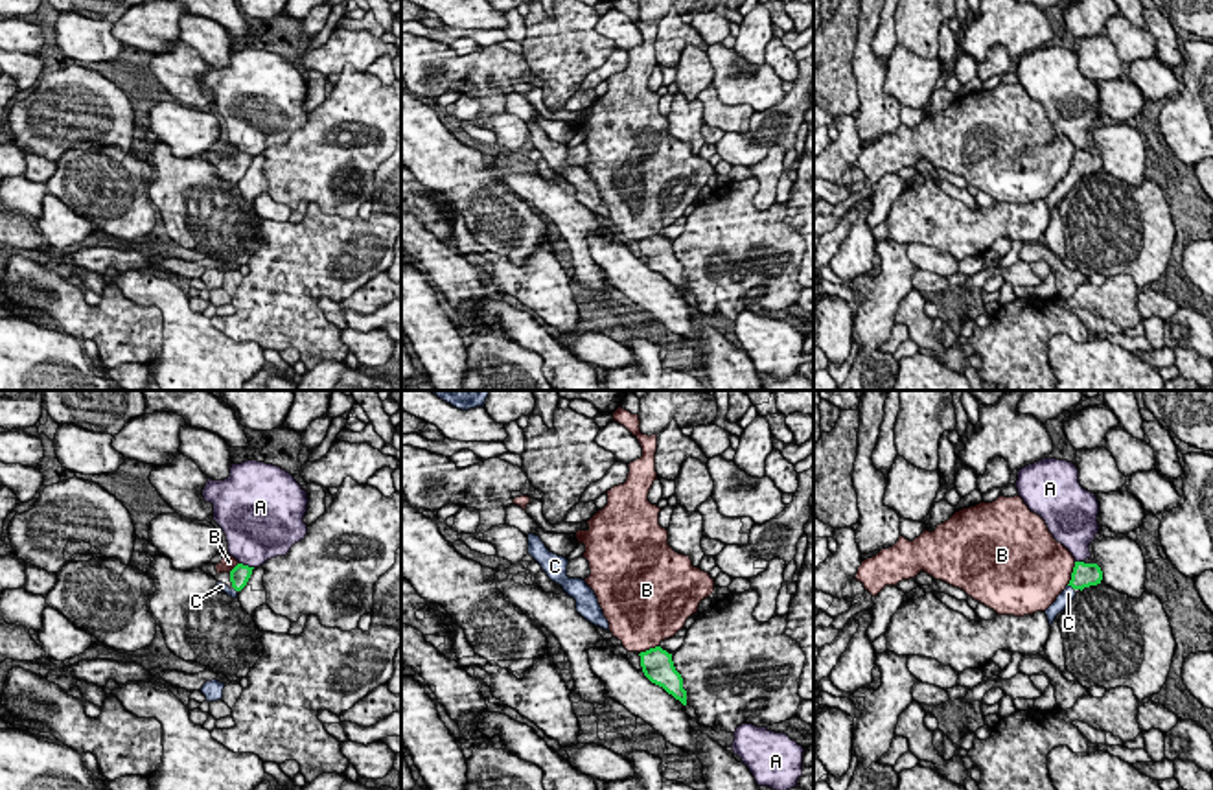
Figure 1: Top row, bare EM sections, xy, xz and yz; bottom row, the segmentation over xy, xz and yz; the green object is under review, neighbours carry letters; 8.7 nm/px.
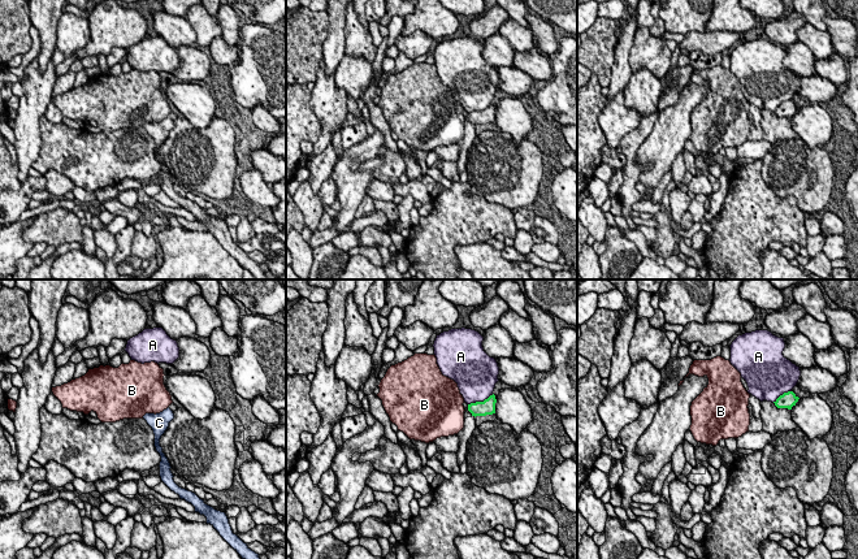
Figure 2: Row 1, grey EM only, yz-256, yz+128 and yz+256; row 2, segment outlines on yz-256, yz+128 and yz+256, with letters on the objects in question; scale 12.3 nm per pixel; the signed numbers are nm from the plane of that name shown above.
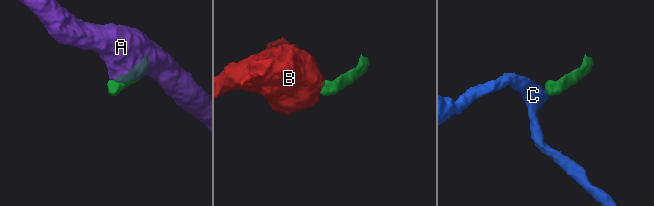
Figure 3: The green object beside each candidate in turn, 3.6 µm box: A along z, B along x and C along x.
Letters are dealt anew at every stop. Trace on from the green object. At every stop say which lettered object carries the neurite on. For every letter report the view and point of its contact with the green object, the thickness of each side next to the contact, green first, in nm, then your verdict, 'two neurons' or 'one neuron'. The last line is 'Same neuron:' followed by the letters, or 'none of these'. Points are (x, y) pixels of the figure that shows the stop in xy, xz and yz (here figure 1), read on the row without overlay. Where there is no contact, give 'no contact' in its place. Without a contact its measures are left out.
A: contact xy (247, 153); calibres 170 and 460 nm; two neurons
B: contact yz (1072, 161); calibres 220 and 480 nm; two neurons
C: contact yz (1072, 174); calibres 220 and 120 nm; one neuron
Same neuron: C

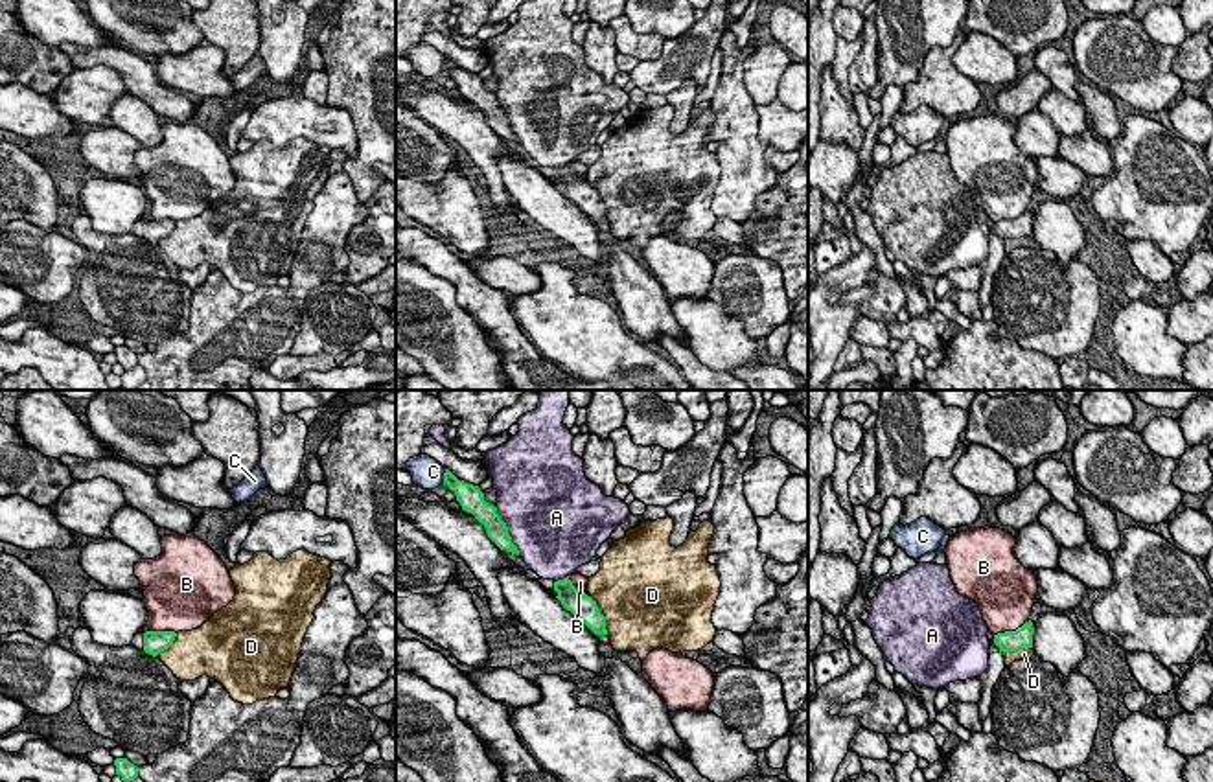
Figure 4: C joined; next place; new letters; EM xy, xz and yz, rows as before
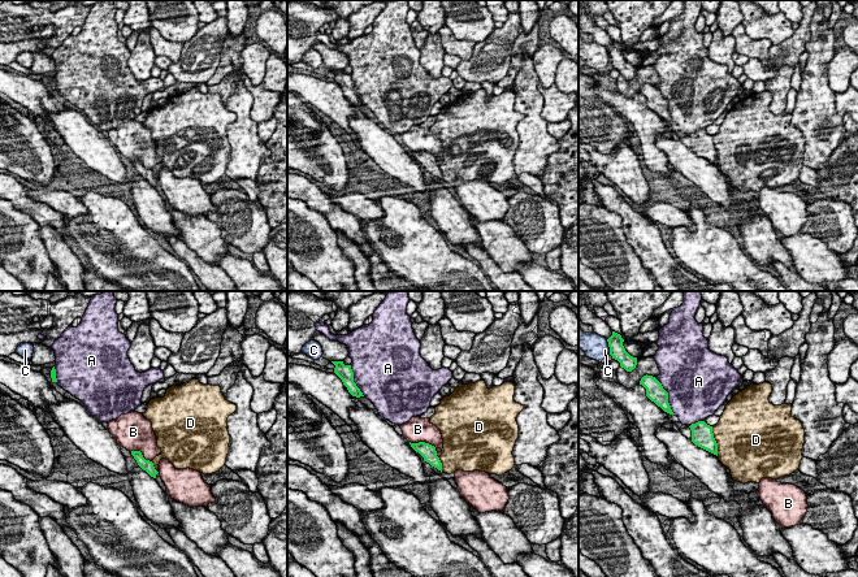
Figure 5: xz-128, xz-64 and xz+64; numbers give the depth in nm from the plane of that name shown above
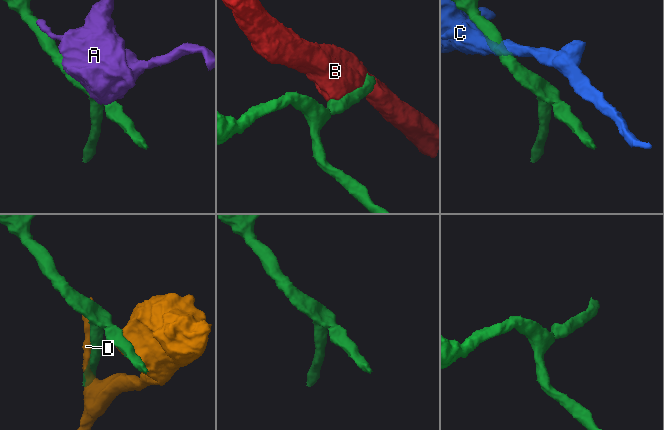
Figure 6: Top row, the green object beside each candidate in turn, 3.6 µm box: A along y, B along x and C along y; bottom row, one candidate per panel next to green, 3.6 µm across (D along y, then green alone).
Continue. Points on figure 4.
A: contact xz (507, 118); calibres 190 and 480 nm; two neurons
B: contact yz (1011, 219); calibres 190 and 460 nm; two neurons
C: contact xz (444, 63); calibres 190 and 280 nm; two neurons
D: contact xz (604, 205); calibres 220 and 500 nm; two neurons
Same neuron: none of these

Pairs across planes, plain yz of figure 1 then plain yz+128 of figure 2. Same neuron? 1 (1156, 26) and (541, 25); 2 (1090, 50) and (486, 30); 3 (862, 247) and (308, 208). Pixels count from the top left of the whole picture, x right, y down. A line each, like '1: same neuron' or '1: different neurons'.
1: same neuron
2: different neurons
3: same neuron

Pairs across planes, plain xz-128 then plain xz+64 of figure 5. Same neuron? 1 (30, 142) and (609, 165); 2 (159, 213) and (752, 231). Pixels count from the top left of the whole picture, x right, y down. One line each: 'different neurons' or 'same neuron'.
1: same neuron
2: same neuron

